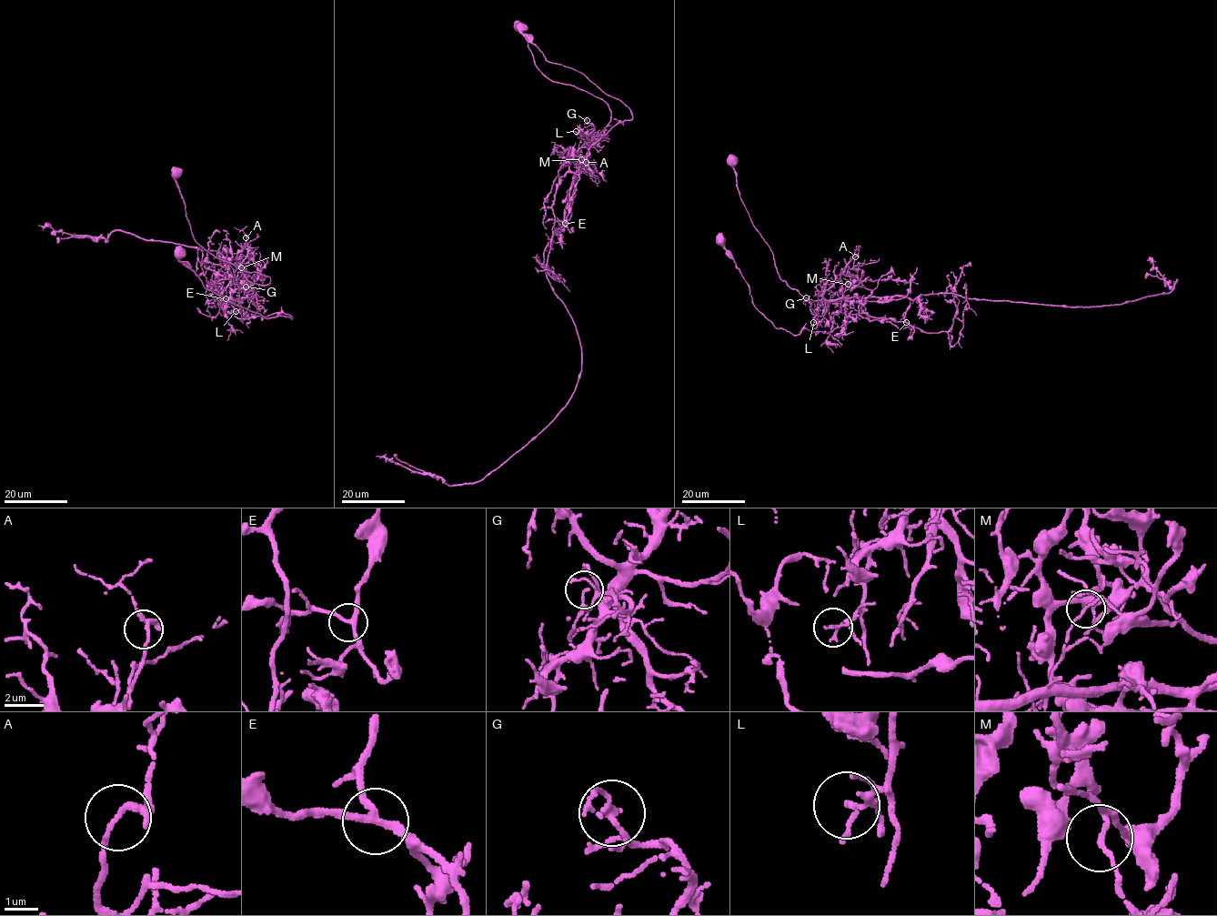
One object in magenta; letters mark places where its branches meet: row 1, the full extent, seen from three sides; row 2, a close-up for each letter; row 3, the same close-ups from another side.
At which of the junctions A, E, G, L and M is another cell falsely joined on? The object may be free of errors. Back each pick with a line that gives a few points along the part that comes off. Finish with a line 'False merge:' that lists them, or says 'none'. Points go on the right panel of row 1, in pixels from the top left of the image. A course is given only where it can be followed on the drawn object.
M: (849, 284), (847, 297), (955, 293), (1076, 307), (1117, 305), (1173, 287), (1177, 279), (1170, 286), (1150, 257)
False merge: M

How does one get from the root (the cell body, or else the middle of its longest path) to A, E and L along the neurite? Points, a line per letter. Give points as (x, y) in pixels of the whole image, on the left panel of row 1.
A: (176, 173), (195, 240), (223, 261), (268, 276), (266, 285), (250, 284), (240, 266), (236, 254), (246, 237)
E: (176, 173), (195, 240), (223, 261), (270, 278), (265, 285), (236, 283), (235, 290), (239, 297), (226, 298)
L: (176, 173), (176, 181), (195, 240), (223, 261), (270, 278), (266, 285), (253, 285), (236, 311)

